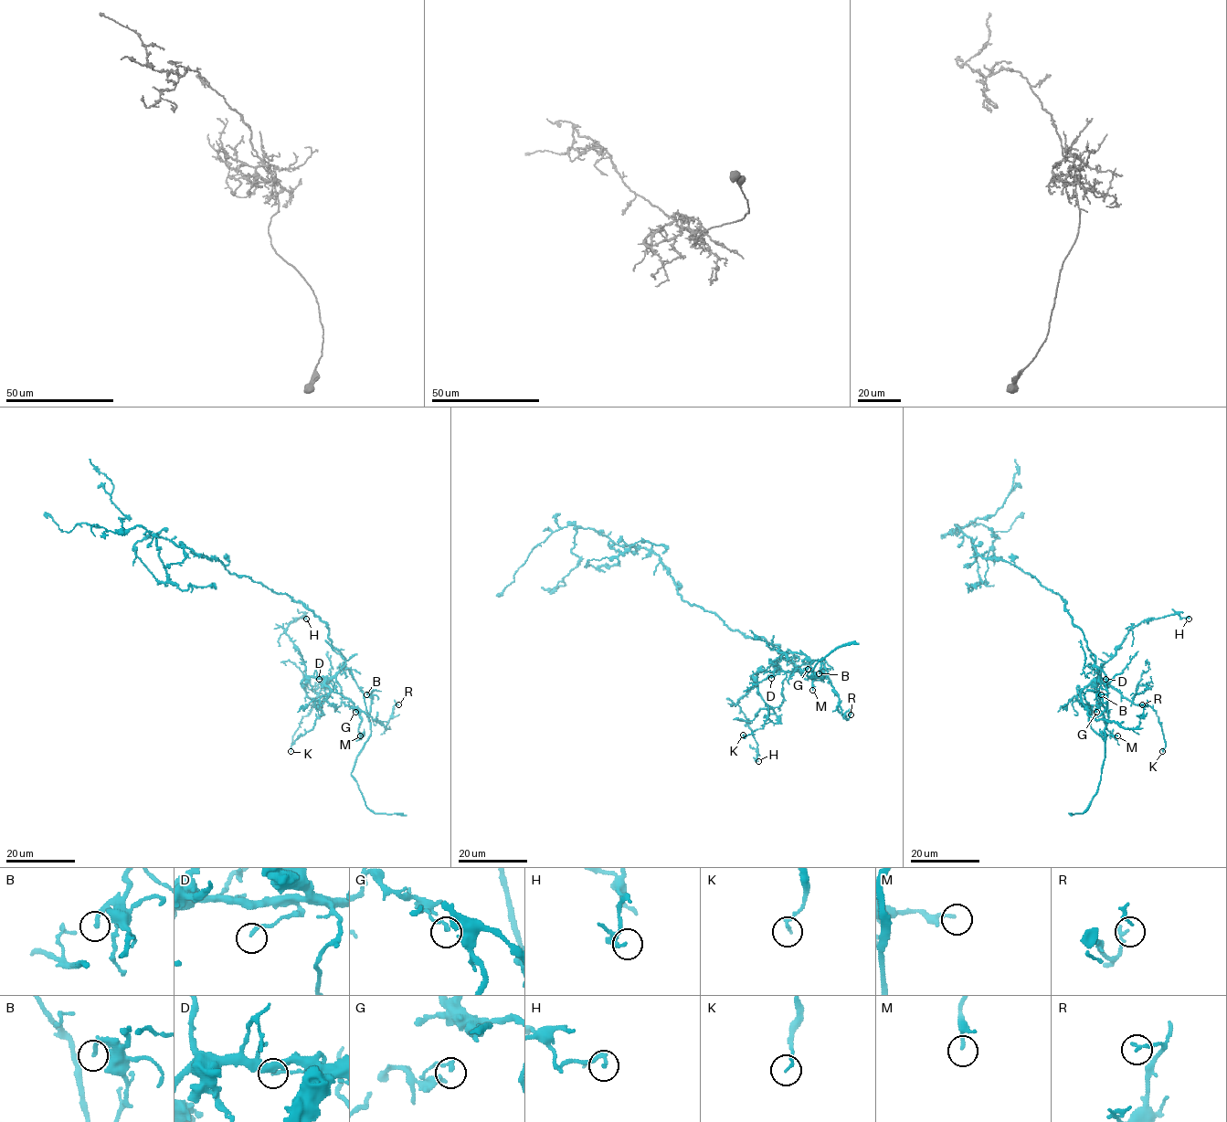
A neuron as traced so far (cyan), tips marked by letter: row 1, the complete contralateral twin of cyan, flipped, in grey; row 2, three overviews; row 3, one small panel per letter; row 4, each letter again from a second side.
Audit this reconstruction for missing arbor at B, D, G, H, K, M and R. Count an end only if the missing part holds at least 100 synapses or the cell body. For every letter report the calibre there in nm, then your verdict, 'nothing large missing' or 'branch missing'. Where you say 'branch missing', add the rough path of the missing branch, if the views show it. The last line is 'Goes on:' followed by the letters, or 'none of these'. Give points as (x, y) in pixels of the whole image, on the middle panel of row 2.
B: 180 nm thick; nothing large missing
D: 150 nm thick; nothing large missing
G: 190 nm thick; nothing large missing
H: 170 nm thick; nothing large missing
K: 130 nm thick; nothing large missing
M: 160 nm thick; nothing large missing
R: 180 nm thick; nothing large missing
Goes on: none of these

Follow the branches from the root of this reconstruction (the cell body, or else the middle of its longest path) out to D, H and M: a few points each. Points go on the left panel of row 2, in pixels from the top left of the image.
D: (274, 592), (287, 593), (326, 623), (328, 639), (344, 663), (333, 675), (319, 679)
H: (274, 592), (326, 623), (344, 660), (332, 676), (309, 677), (286, 633), (306, 619)
M: (274, 592), (287, 593), (326, 623), (328, 639), (344, 663), (325, 683), (353, 703), (361, 719), (360, 735)

